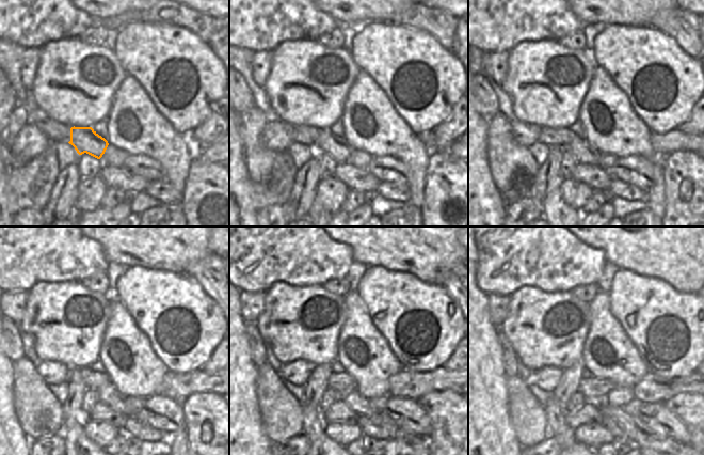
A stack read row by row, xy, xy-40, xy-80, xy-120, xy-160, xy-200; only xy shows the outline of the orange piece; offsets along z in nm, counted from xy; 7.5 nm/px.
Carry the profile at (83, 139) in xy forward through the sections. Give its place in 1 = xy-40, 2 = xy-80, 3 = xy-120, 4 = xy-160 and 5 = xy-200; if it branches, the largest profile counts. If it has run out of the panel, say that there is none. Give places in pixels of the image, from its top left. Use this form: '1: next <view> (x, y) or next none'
1: next xy-40 (337, 146)
2: next xy-80 (582, 152)
3: next xy-120 (108, 393)
4: next xy-160 (358, 404)
5: next xy-200 (636, 432)

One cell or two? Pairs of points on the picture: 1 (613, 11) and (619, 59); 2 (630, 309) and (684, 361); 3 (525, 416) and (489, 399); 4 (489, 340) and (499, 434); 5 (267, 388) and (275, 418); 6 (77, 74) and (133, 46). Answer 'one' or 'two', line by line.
1: two
2: one
3: two
4: one
5: one
6: two

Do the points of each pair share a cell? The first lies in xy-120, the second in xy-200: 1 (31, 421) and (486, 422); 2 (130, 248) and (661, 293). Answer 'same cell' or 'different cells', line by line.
1: different cells
2: different cells

